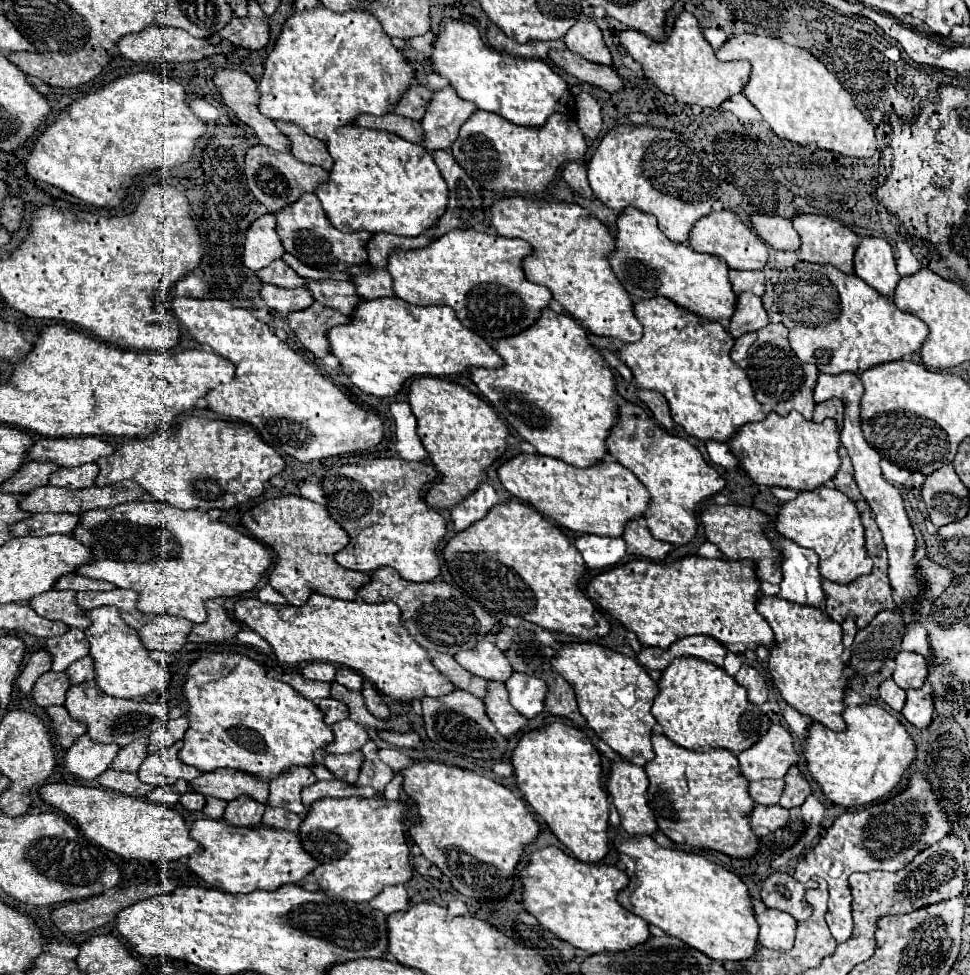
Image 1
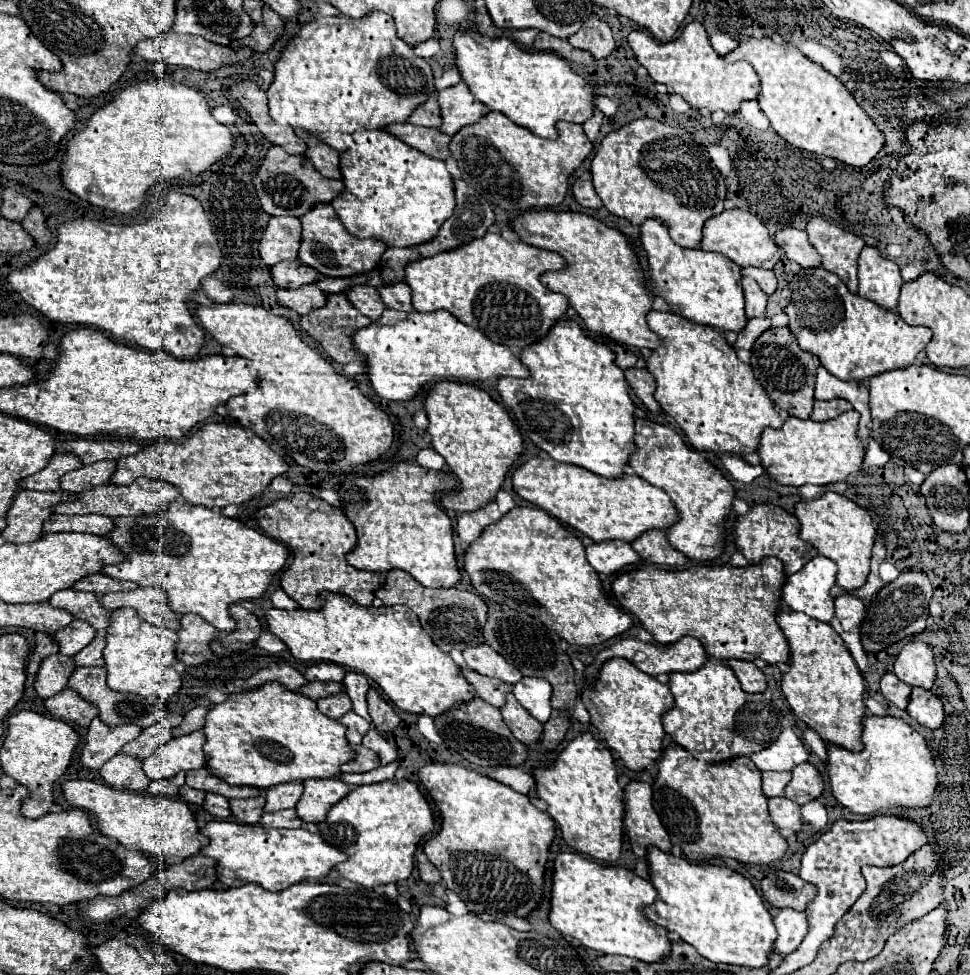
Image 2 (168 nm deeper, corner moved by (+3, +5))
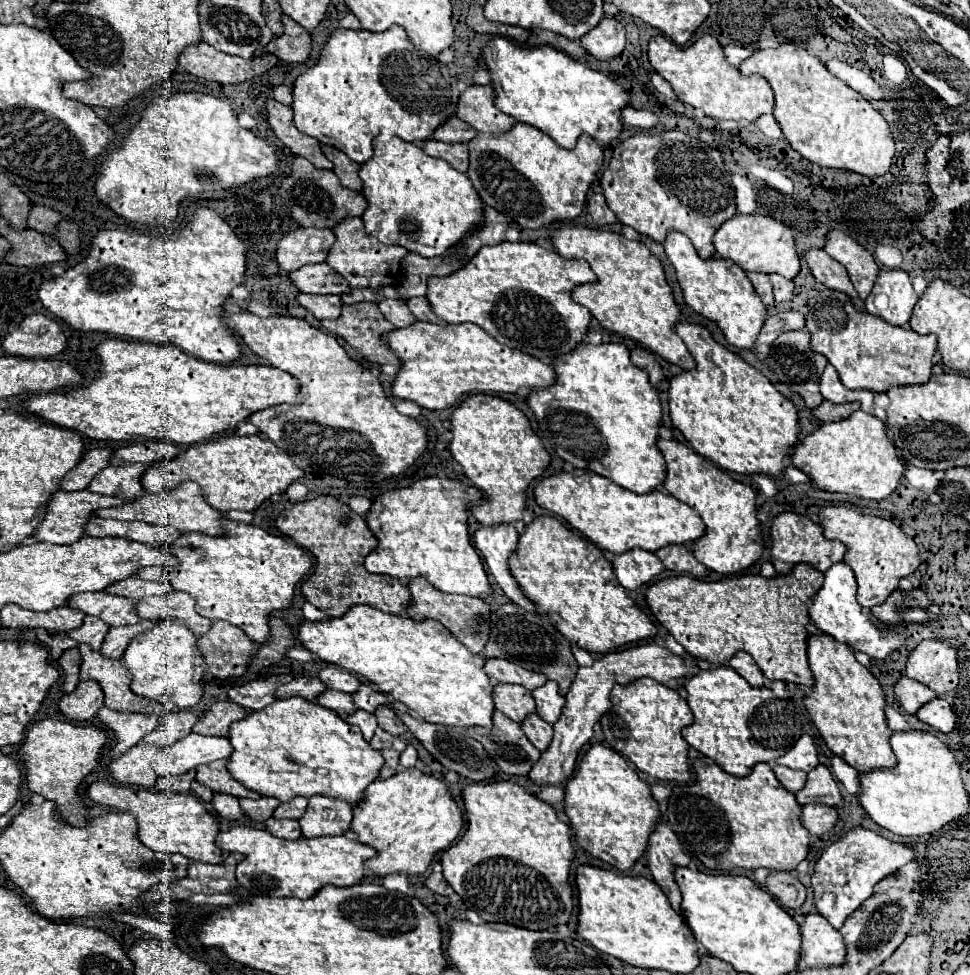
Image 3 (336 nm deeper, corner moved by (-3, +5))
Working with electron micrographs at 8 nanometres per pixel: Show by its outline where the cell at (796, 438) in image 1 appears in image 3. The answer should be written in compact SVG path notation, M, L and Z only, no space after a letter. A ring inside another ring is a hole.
M863 410L833 424L819 424L815 432L795 444L791 464L805 472L811 482L827 492L845 492L861 498L887 498L903 476L905 462L901 462L895 446L885 434L885 424Z

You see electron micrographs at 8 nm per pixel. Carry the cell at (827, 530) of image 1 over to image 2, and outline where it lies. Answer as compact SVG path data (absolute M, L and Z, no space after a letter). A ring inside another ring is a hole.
M827 492L821 498L799 502L795 506L795 516L801 522L801 538L813 544L819 554L831 558L839 566L837 586L847 592L861 588L871 572L871 550L873 540L877 540L877 526L871 520L871 514L855 502L847 500L845 496Z

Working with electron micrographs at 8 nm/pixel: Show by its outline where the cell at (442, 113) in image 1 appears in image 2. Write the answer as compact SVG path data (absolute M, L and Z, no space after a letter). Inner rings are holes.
M465 82L439 90L437 98L439 98L439 106L441 106L441 116L443 116L441 130L451 136L455 132L459 132L463 126L475 124L489 112L489 108L485 108L485 104L481 104L469 92L469 86Z

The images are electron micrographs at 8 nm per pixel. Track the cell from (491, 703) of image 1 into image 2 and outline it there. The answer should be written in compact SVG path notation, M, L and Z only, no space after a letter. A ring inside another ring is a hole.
M507 694L507 704L501 708L501 714L505 724L509 726L509 730L519 742L529 746L541 738L543 724L539 720L533 720L533 716L529 716L529 712L525 712L521 704L517 704L513 694Z

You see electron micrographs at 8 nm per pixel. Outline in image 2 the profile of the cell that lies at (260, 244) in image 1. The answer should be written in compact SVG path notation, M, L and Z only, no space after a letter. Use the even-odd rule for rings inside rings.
M273 216L259 242L261 258L267 266L281 260L297 260L301 242L301 220L293 216Z

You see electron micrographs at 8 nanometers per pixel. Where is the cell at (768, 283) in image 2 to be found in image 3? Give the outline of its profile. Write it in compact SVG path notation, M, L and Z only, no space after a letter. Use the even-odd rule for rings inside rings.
M771 274L771 284L773 284L773 294L775 294L775 300L777 302L785 302L785 300L791 300L791 292L793 292L793 282L779 276L779 274Z

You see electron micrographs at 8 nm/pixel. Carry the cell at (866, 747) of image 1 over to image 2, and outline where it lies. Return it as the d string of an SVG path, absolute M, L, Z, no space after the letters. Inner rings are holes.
M867 716L863 722L863 744L865 748L861 752L849 752L845 748L829 744L829 778L831 778L831 790L833 796L851 812L863 814L863 816L877 816L877 814L895 814L903 808L927 808L933 804L935 788L939 786L937 780L937 768L933 762L933 754L927 748L925 738L913 730L909 724L905 724L899 718L893 716Z

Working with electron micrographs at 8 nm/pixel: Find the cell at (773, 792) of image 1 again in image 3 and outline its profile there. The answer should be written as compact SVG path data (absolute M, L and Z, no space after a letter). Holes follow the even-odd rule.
M773 766L773 772L775 772L777 780L783 784L783 788L787 788L787 792L793 792L793 794L803 788L805 778L807 778L805 772L783 768L783 766Z

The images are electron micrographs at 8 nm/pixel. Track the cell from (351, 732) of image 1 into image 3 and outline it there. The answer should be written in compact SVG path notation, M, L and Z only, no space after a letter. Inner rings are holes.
M357 710L355 714L351 714L351 718L347 718L347 722L359 726L365 740L371 740L371 736L373 736L373 732L375 732L375 728L377 728L375 716L373 716L371 712L365 712L365 710Z

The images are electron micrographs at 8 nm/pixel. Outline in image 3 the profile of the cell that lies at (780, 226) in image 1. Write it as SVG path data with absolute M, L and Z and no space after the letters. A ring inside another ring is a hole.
M809 248L803 252L803 258L811 270L811 274L827 288L835 288L835 290L841 290L845 294L851 296L853 304L857 304L857 310L865 310L863 302L857 298L857 292L845 272L845 268L833 260L825 250L821 248Z

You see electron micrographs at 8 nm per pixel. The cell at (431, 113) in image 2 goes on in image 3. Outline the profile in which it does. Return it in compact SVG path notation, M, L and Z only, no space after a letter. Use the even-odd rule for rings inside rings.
M449 116L447 122L443 122L439 128L435 128L435 140L443 140L443 142L469 142L471 138L475 138L475 130L459 120L457 116Z

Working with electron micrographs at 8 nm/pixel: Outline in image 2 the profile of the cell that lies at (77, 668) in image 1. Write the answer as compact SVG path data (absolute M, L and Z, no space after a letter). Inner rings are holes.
M97 634L93 638L93 642L81 650L77 656L75 656L75 664L77 666L103 666L103 648L105 648L105 634Z

